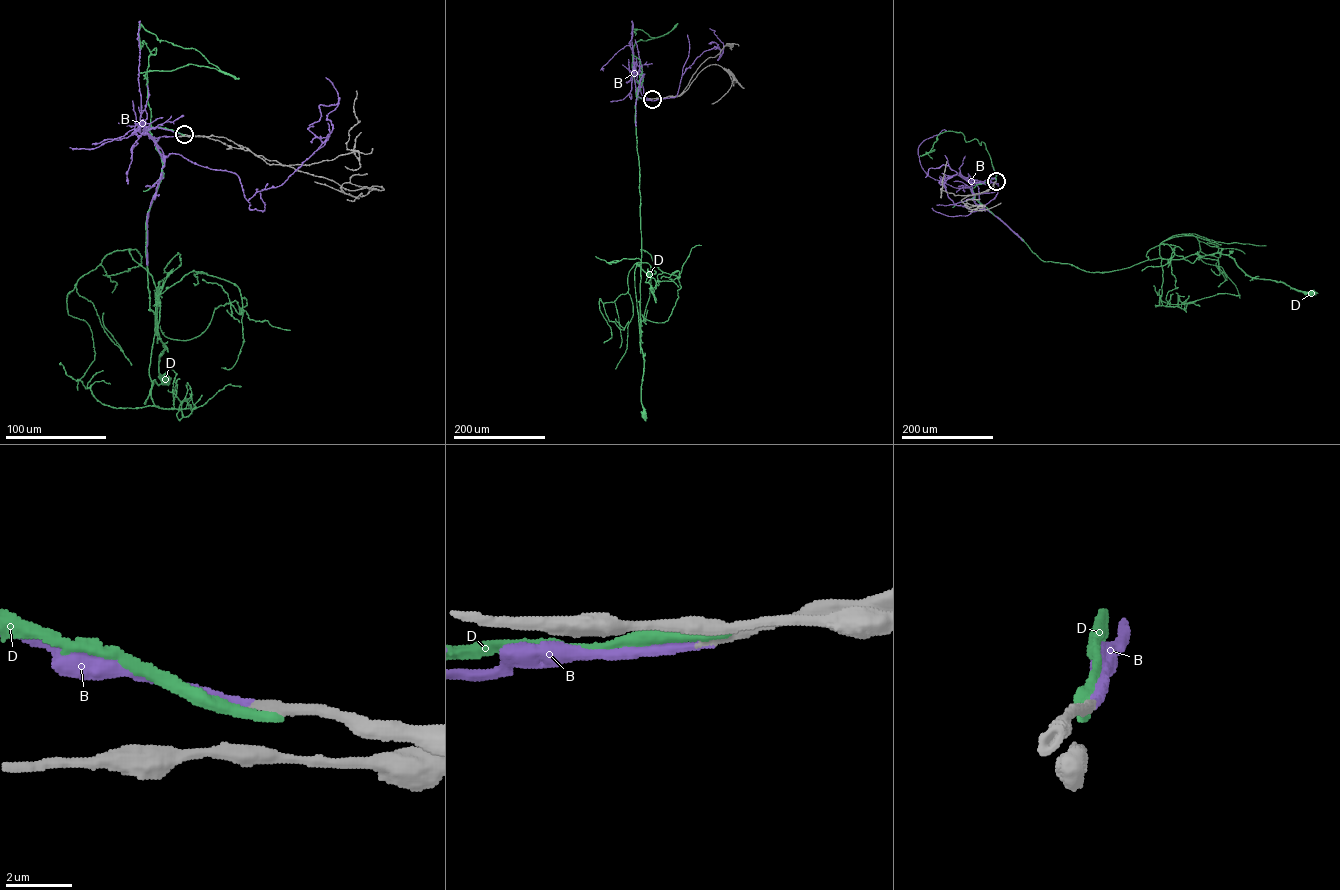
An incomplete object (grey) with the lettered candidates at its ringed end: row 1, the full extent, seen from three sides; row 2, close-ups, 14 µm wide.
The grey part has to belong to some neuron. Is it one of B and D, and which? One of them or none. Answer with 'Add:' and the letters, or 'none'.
Add: B

